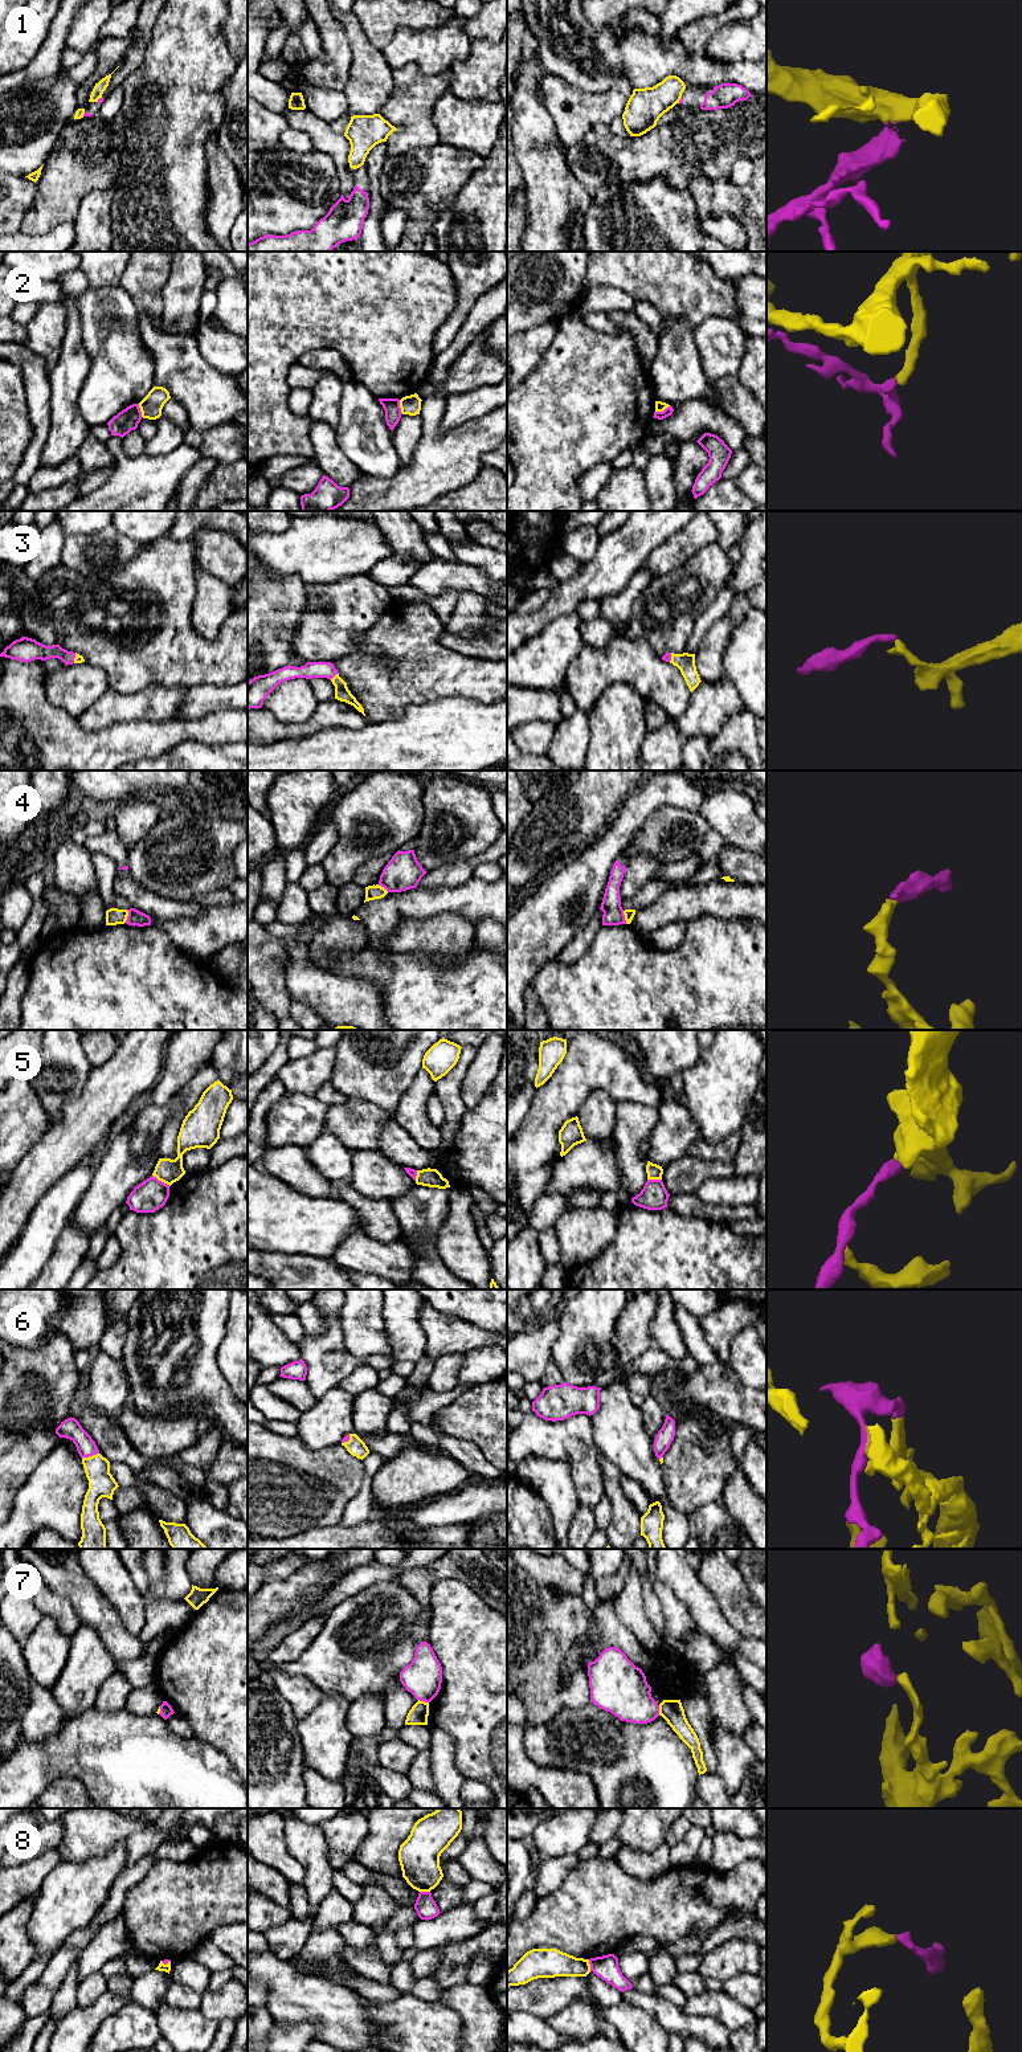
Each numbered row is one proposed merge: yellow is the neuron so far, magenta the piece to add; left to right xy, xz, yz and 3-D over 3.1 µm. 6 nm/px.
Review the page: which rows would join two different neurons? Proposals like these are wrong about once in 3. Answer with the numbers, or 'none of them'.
1, 2, 4, 5, 7, 8

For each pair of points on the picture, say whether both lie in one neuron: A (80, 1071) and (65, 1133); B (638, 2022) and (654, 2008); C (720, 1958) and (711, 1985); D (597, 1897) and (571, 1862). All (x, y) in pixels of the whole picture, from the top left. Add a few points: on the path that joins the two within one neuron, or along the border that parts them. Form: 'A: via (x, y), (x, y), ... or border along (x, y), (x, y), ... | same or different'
A: border along (90, 1072), (82, 1092), (50, 1119) | different
B: border along (624, 1999), (644, 2008), (669, 2034) | different
C: border along (704, 1977), (722, 1982) | different
D: border along (579, 1860), (556, 1891) | different

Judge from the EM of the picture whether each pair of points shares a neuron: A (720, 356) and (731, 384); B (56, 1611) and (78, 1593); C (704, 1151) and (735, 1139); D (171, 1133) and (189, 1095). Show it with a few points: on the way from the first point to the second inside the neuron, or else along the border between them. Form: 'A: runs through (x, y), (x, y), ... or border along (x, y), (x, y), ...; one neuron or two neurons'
A: border along (735, 375), (720, 377), (714, 383); two neurons
B: border along (45, 1584), (69, 1602), (82, 1623); two neurons
C: runs through (712, 1151), (723, 1151), (727, 1147); one neuron
D: runs through (174, 1124), (188, 1104); one neuron

